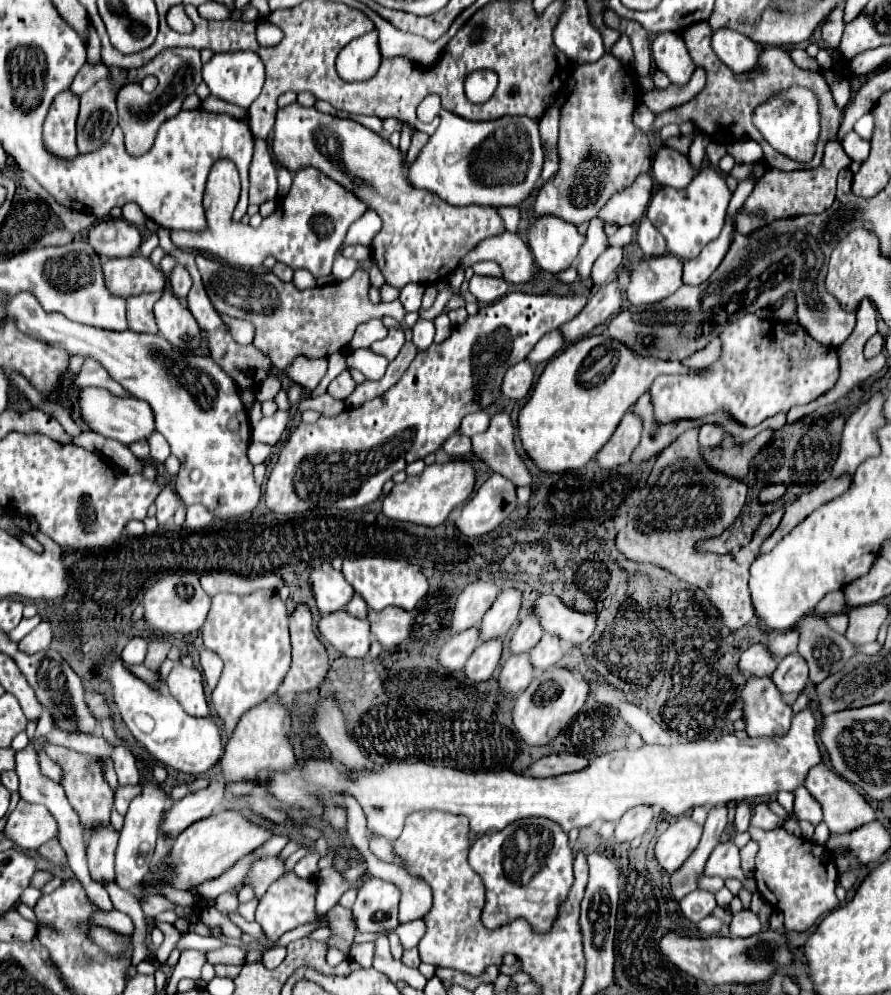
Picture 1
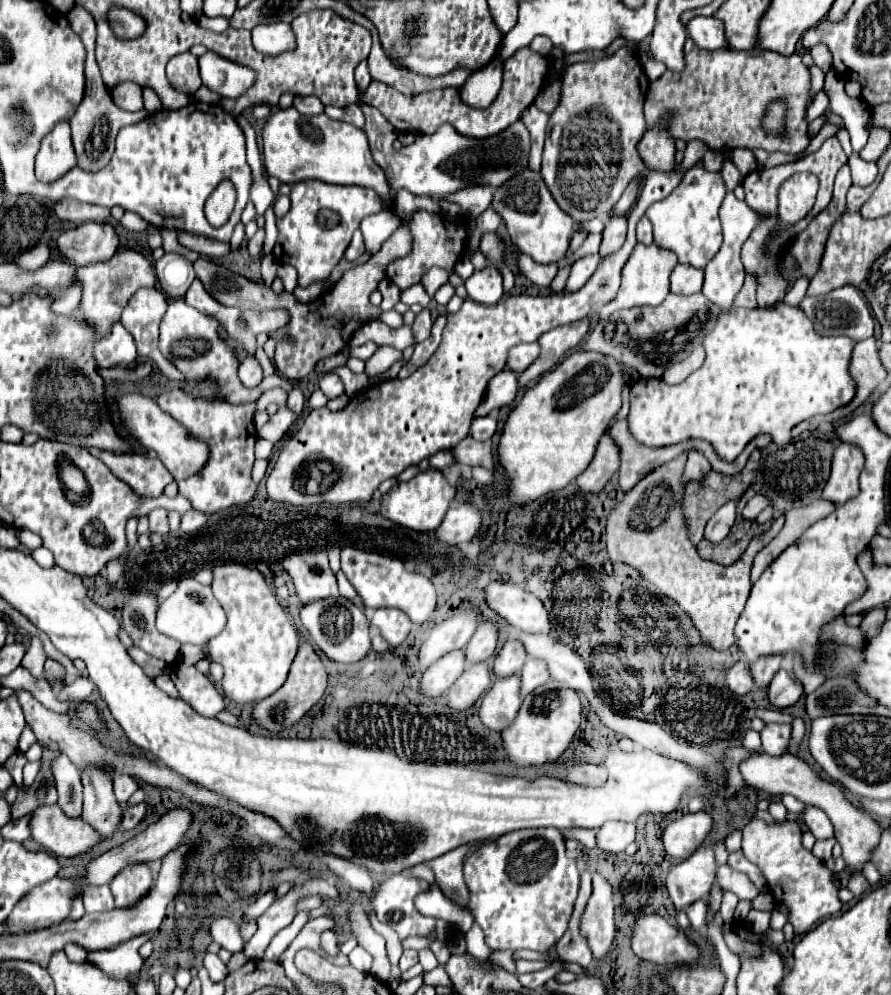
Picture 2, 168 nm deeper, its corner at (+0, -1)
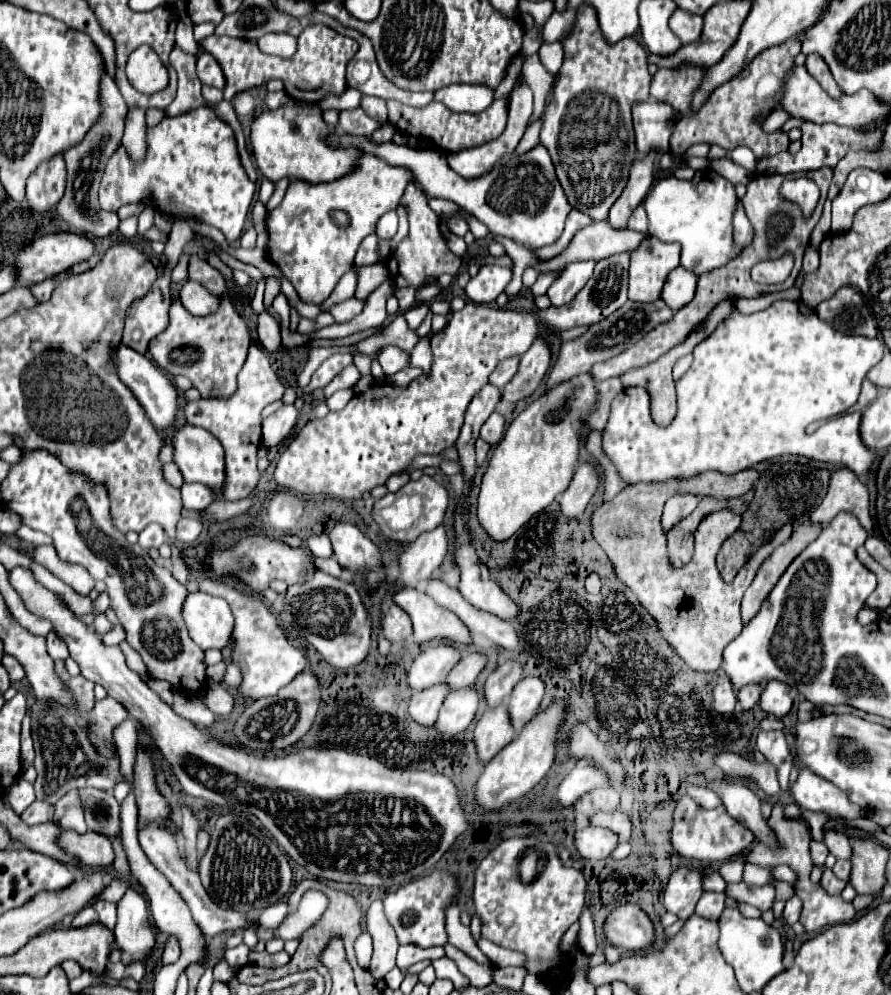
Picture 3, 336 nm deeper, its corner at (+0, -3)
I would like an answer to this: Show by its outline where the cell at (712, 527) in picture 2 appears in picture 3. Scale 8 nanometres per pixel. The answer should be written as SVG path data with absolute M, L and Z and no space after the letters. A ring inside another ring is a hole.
M705 474L693 478L673 478L669 482L639 482L619 492L613 500L601 504L593 514L593 536L599 546L605 550L609 560L615 566L615 572L621 582L625 582L633 594L639 598L641 606L657 620L665 640L675 648L675 652L693 668L701 672L713 672L721 666L725 646L741 632L741 598L762 562L779 546L785 538L791 536L793 526L783 524L779 532L767 542L770 548L758 549L745 566L737 572L733 582L725 582L715 566L715 556L721 548L721 540L733 534L739 528L741 516L731 510L713 512L701 522L695 532L695 556L681 568L673 568L669 562L669 552L665 544L665 532L661 532L661 514L669 496L681 492L693 494L713 494L713 496L737 496L731 492L713 492L713 490L693 490L695 484L705 486Z

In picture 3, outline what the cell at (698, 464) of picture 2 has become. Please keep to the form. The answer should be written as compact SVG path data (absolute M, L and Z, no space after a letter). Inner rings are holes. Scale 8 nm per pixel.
M675 494L673 498L669 498L665 504L665 510L663 510L663 520L661 520L663 530L667 532L679 520L689 516L697 508L699 500L701 500L701 496L695 496L695 494Z

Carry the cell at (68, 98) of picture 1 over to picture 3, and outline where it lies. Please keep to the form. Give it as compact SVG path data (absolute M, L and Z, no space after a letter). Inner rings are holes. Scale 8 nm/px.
M55 154L49 158L49 162L43 162L33 170L33 174L27 180L27 202L33 210L45 212L51 206L55 206L65 190L67 170L63 154Z

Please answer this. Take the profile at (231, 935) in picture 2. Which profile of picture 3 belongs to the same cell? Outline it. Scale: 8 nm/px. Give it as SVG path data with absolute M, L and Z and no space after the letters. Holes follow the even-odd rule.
M239 944L239 946L231 948L231 950L225 950L225 958L227 958L227 962L229 962L231 966L241 968L241 966L245 966L245 964L249 962L249 952L251 952L251 950L249 950L245 944Z

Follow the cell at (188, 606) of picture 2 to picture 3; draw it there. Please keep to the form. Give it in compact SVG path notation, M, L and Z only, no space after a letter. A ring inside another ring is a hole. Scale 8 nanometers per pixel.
M189 592L181 610L193 642L201 648L225 648L233 630L233 614L223 598L205 592Z

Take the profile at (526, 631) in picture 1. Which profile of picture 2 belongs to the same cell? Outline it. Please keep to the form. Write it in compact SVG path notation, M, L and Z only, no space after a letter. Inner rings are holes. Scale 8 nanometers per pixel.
M507 640L495 658L493 672L497 678L507 678L507 676L519 674L525 660L527 660L527 652L525 652L523 644L517 640Z

